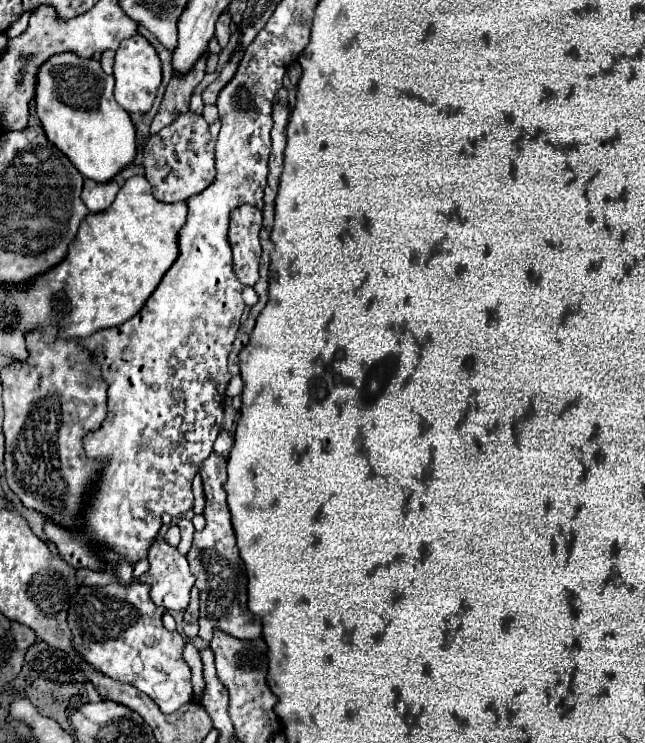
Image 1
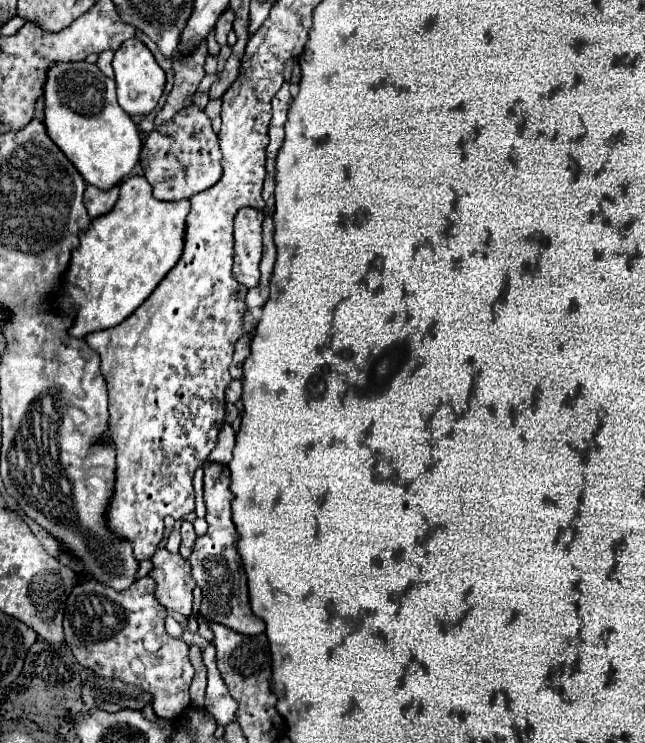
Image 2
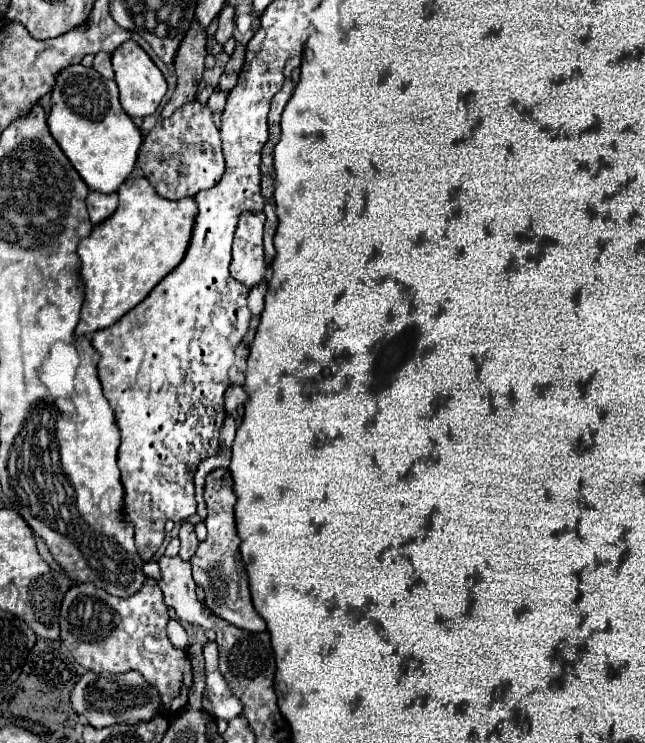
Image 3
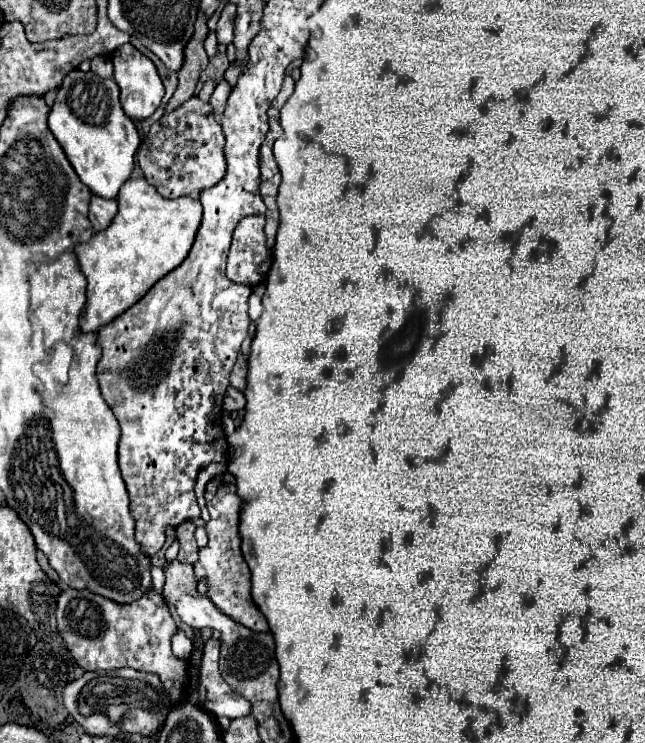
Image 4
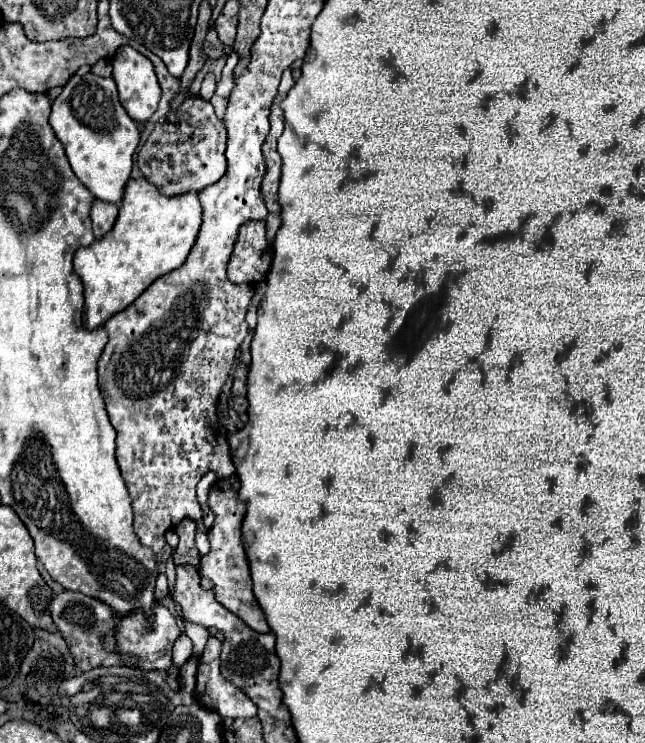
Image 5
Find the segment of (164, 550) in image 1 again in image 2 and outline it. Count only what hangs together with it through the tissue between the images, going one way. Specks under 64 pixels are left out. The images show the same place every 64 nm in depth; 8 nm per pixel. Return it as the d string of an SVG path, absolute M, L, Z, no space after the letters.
M158 548L150 558L154 568L148 574L156 582L156 600L184 616L192 614L192 590L196 586L190 564L178 552L172 554L166 548Z

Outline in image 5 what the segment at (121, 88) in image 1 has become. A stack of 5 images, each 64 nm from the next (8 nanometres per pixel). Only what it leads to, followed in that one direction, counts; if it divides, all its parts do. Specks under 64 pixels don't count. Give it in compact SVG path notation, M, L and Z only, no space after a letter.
M122 46L112 58L118 94L132 120L146 122L158 108L162 90L152 62L132 46Z

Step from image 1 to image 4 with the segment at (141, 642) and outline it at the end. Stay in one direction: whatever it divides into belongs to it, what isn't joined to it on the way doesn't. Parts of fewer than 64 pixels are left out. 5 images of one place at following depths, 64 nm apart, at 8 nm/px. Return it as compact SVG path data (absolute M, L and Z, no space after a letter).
M66 588L56 606L58 632L66 648L84 670L116 670L134 668L156 674L174 704L180 704L190 690L188 662L174 656L170 638L176 624L168 612L164 598L150 588L140 600L132 604L118 604L86 590Z

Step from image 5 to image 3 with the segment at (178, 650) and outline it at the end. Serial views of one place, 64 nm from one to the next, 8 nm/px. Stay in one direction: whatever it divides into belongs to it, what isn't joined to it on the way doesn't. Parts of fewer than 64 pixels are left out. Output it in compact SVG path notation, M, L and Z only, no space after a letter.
M170 618L166 630L168 630L168 638L170 638L170 641L174 646L176 646L176 648L187 650L188 636L186 636L186 632L184 632L184 628L182 628L182 624L180 624L178 620Z

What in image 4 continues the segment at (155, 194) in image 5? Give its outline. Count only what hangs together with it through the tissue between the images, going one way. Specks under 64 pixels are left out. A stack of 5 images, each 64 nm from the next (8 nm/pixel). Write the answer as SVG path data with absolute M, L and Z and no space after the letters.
M144 178L126 180L118 192L118 214L110 226L74 249L88 280L80 332L98 332L98 328L132 308L162 276L182 264L194 242L200 218L202 208L196 198L168 200Z

